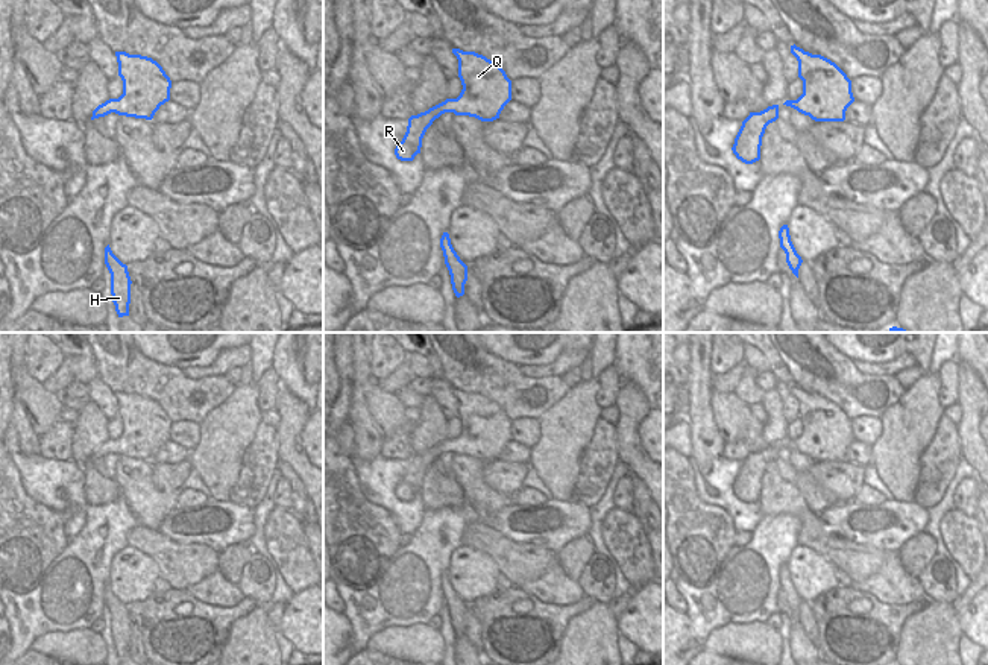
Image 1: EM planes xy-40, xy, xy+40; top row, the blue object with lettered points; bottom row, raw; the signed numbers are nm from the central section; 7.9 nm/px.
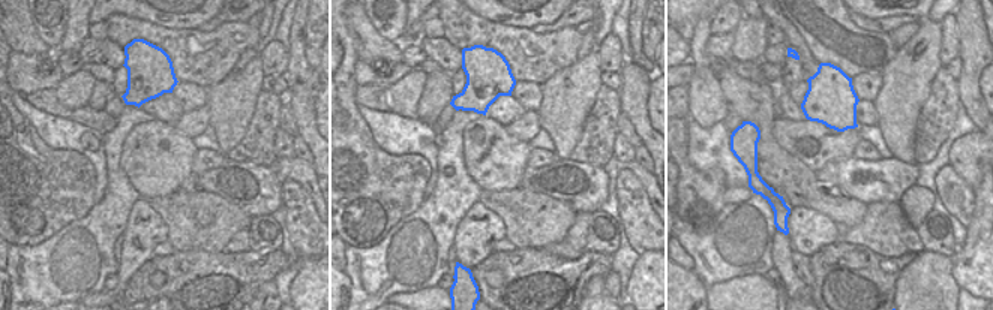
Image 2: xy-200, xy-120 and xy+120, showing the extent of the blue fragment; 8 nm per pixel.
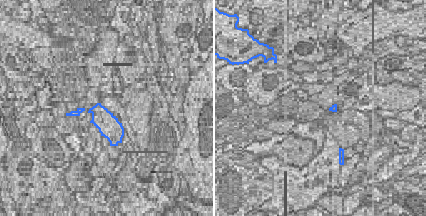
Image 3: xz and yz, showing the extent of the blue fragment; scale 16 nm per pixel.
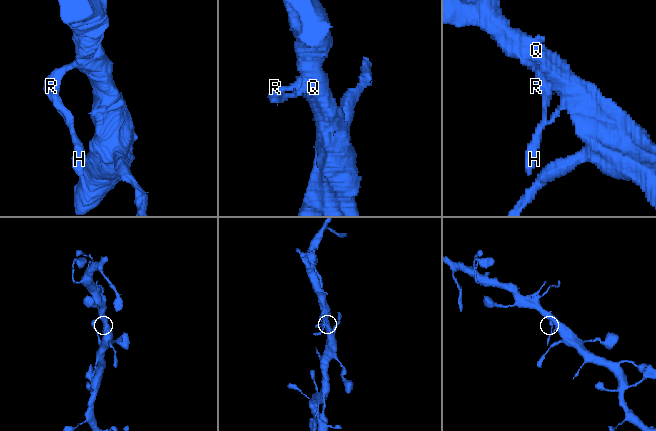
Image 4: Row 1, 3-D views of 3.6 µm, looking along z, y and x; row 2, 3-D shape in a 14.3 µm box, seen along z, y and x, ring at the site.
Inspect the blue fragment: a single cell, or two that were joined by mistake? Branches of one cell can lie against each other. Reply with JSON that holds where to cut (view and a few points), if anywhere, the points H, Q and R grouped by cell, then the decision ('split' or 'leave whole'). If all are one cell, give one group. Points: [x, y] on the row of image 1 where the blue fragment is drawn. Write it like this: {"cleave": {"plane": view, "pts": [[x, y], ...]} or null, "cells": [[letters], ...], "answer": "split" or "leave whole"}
{"cleave": null, "cells": [["H", "Q", "R"]], "answer": "leave whole"}

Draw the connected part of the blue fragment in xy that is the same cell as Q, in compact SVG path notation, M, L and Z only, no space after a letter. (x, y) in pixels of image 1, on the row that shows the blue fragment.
M452 49L452 53L458 59L458 77L463 90L457 99L446 99L408 118L407 132L395 149L395 155L401 161L413 161L420 153L426 129L442 114L454 112L481 121L493 121L511 100L511 80L496 62L475 52Z

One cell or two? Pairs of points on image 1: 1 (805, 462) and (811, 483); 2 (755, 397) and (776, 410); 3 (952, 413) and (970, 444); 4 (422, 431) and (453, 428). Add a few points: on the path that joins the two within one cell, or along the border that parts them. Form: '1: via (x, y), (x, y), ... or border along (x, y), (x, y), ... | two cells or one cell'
1: border along (817, 462), (803, 471), (797, 471), (789, 463) | two cells
2: border along (765, 392), (761, 403) | two cells
3: border along (955, 403), (959, 407), (959, 422), (956, 425) | two cells
4: border along (448, 421), (446, 438) | two cells

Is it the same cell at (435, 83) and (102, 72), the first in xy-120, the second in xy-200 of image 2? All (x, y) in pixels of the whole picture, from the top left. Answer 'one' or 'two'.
two

